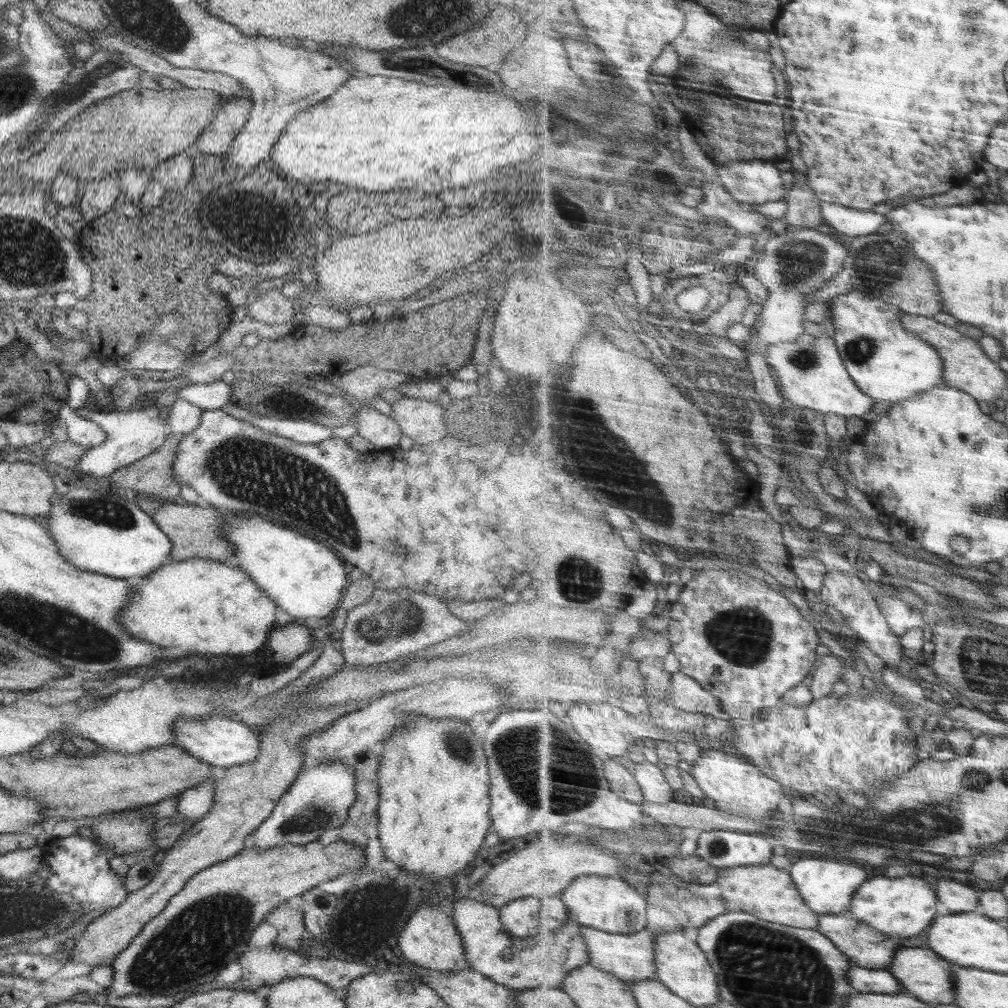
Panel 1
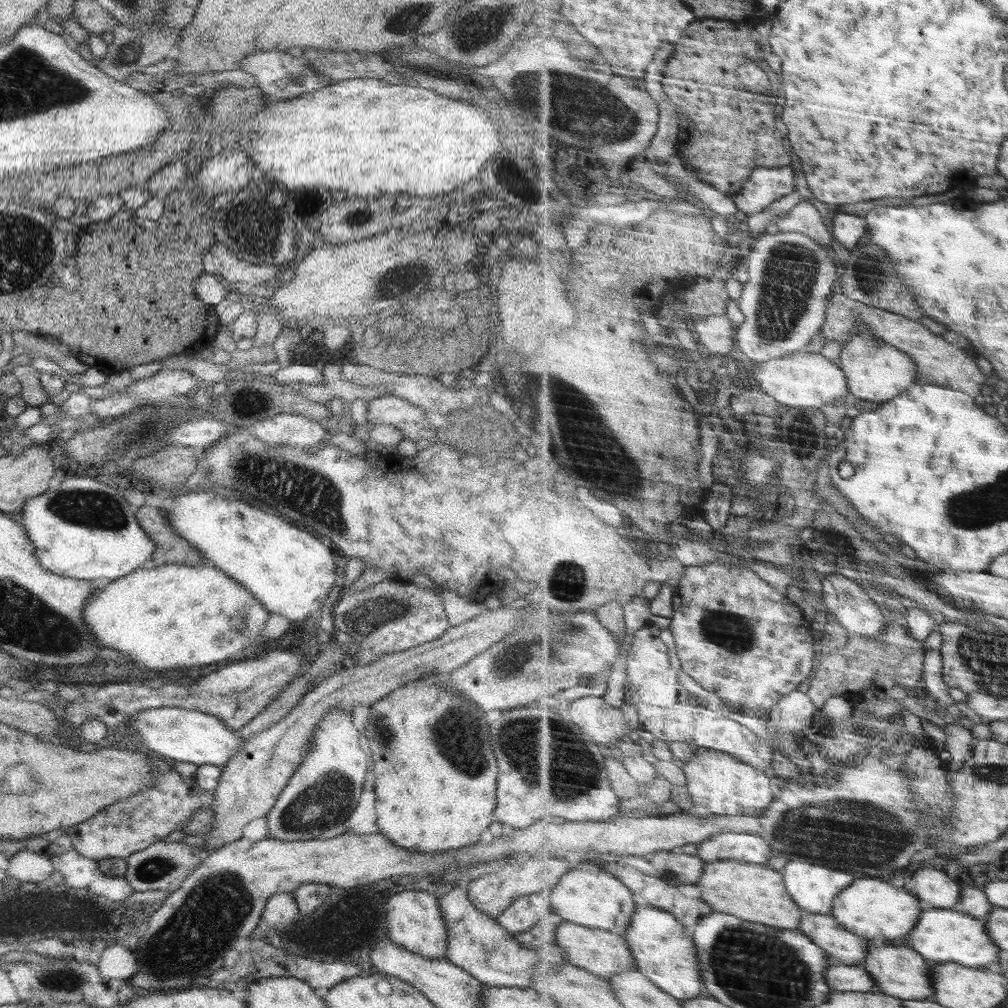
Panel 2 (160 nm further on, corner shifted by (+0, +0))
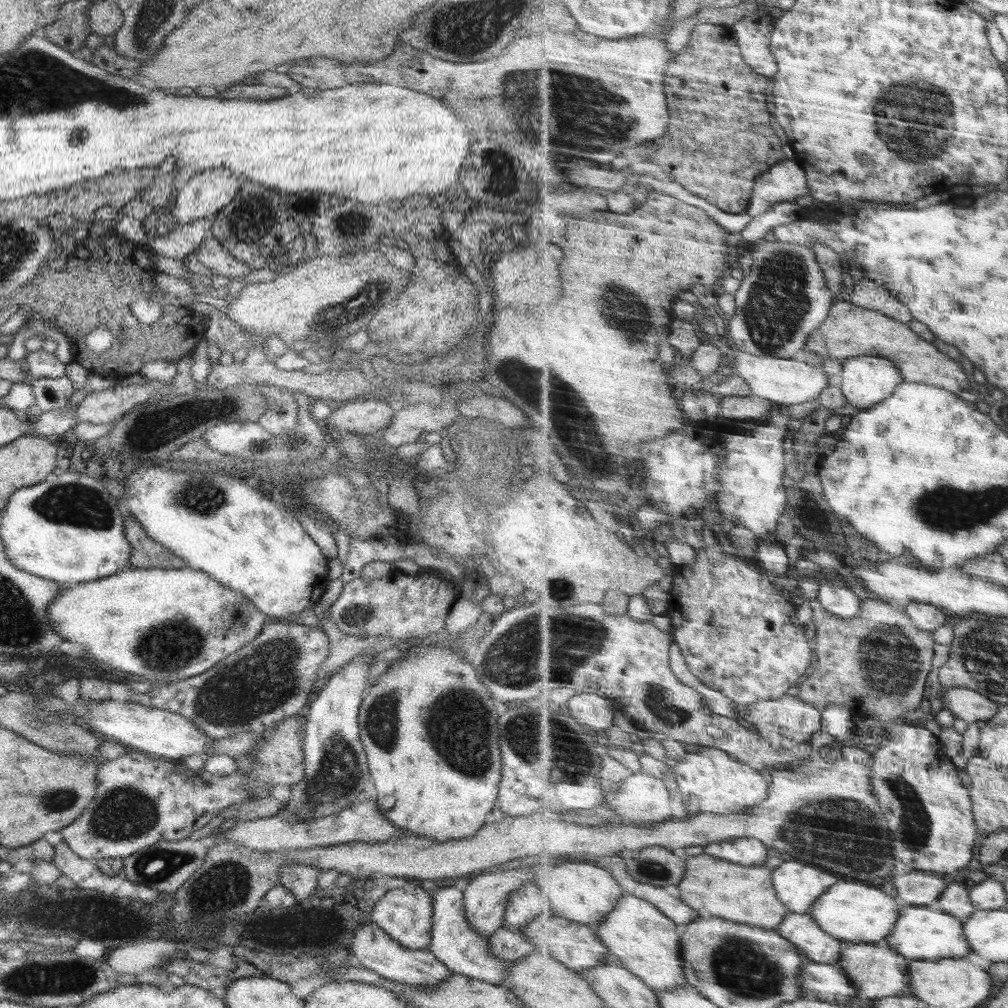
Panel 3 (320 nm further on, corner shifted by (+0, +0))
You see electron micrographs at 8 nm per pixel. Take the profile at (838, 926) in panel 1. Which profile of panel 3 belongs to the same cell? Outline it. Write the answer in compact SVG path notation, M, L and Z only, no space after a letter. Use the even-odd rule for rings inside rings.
M791 912L776 929L782 936L797 944L814 962L839 962L850 944L826 932L809 912Z

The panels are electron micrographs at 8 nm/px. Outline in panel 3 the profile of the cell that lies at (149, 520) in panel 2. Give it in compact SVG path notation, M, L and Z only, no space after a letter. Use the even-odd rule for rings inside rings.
M125 516L123 525L131 546L129 568L180 568L181 558L152 540L133 516Z

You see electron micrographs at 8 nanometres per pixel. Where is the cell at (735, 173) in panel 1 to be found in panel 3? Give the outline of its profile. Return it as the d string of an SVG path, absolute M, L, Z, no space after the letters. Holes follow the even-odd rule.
M795 159L773 166L768 173L758 178L748 213L758 217L782 202L796 203L799 197L808 197L808 194L812 199L806 171Z

